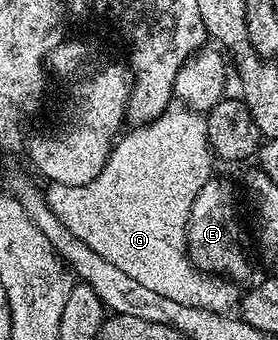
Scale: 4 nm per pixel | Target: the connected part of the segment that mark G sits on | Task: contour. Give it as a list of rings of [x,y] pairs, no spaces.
[[[172,104],[147,126],[127,129],[115,141],[114,149],[110,151],[96,180],[83,186],[56,182],[47,185],[44,193],[48,208],[59,217],[69,232],[88,244],[104,260],[111,261],[125,275],[144,284],[149,291],[168,296],[169,299],[189,307],[229,315],[240,302],[240,290],[234,287],[237,285],[221,276],[207,276],[190,263],[190,255],[186,253],[186,225],[190,219],[192,204],[196,196],[200,196],[200,188],[204,188],[204,184],[212,176],[210,162],[212,163],[212,151],[205,117],[187,106]]]

